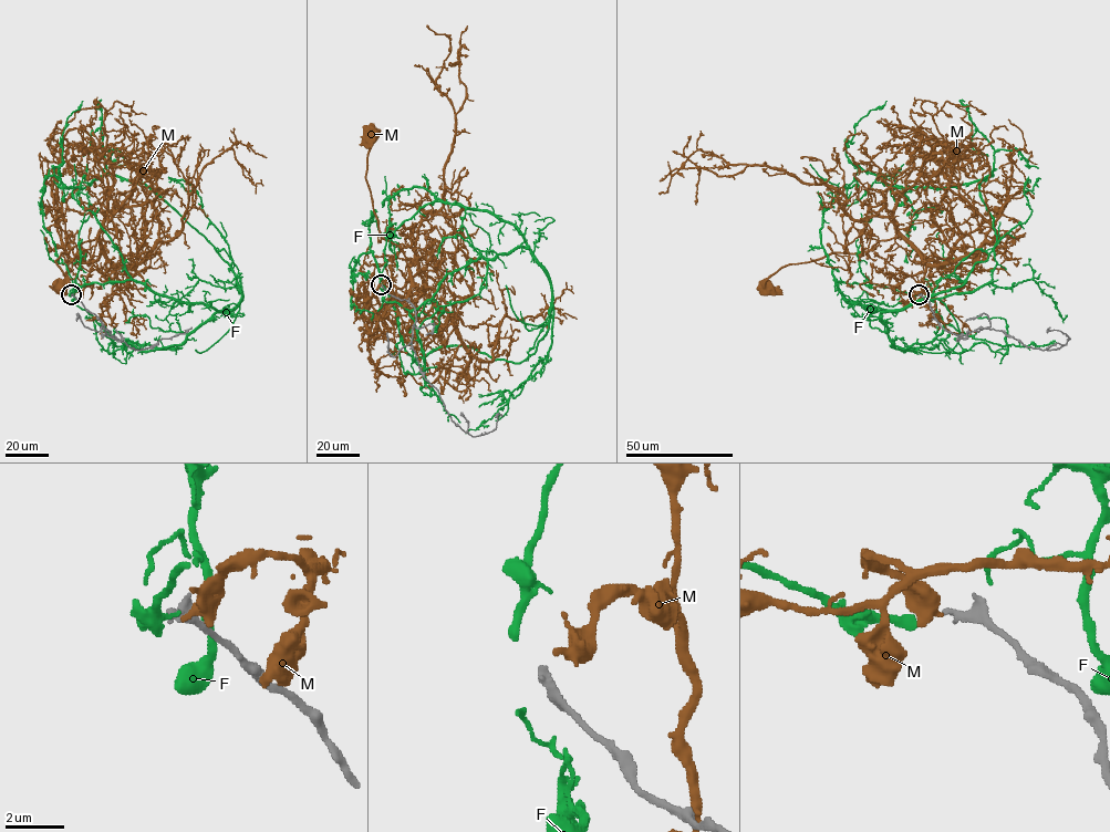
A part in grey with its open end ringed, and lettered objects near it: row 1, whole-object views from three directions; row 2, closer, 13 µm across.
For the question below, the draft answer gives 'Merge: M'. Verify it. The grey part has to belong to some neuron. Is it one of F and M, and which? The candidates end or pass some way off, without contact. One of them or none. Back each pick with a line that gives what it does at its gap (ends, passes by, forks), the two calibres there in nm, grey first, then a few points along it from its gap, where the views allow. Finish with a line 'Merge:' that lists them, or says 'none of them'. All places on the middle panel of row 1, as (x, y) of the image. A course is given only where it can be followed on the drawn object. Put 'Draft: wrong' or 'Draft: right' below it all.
Merge: none of them
Draft: wrong

